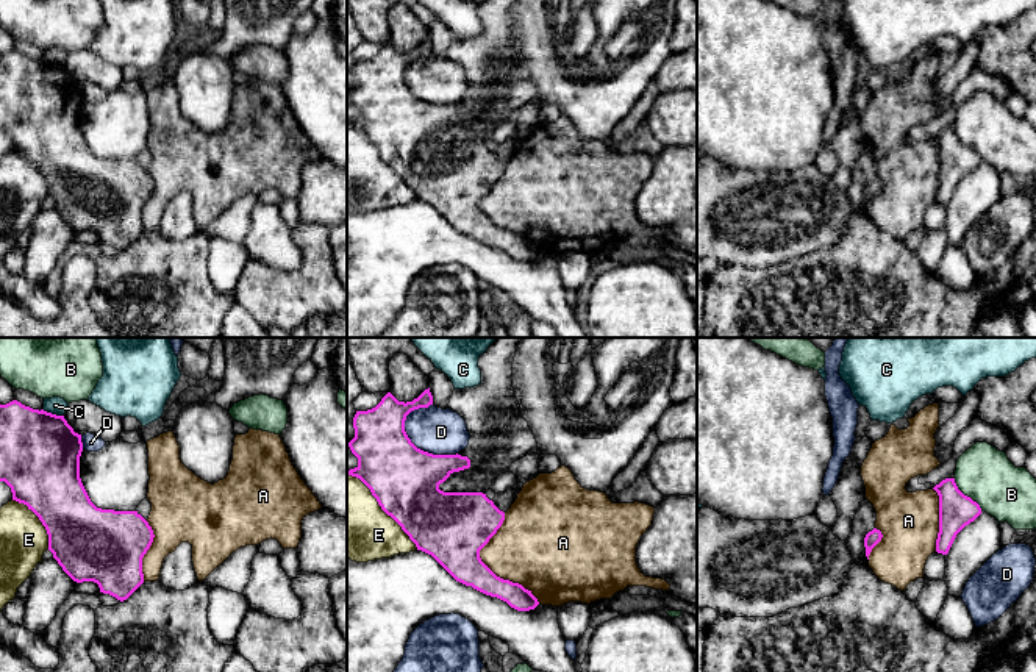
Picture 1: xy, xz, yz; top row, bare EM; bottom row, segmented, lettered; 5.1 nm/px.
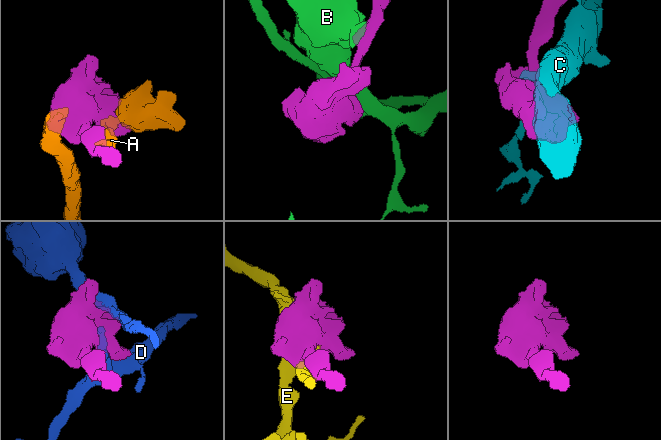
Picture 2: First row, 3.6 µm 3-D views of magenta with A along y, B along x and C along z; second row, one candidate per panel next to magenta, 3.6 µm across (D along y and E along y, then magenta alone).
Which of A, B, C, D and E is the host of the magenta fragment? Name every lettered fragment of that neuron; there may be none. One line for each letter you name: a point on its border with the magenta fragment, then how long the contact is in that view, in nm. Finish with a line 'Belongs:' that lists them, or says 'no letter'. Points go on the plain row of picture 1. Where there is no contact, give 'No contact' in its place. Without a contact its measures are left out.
Belongs: no letter

